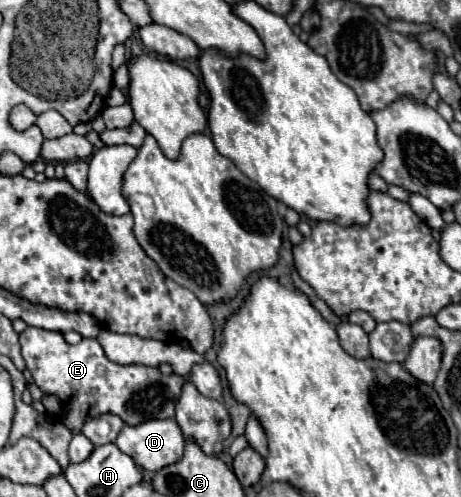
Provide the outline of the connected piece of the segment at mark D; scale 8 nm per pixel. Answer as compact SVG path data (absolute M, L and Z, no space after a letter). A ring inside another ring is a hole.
M150 419L140 425L124 425L114 443L118 445L118 449L122 453L130 455L138 467L142 467L146 471L158 471L158 469L182 459L186 439L184 439L180 427L174 423L174 419Z

